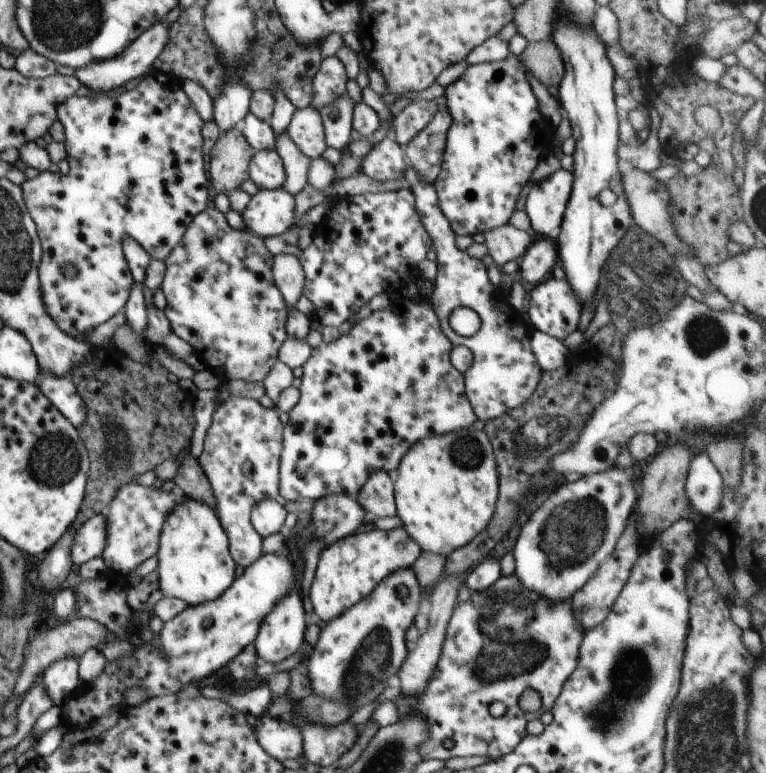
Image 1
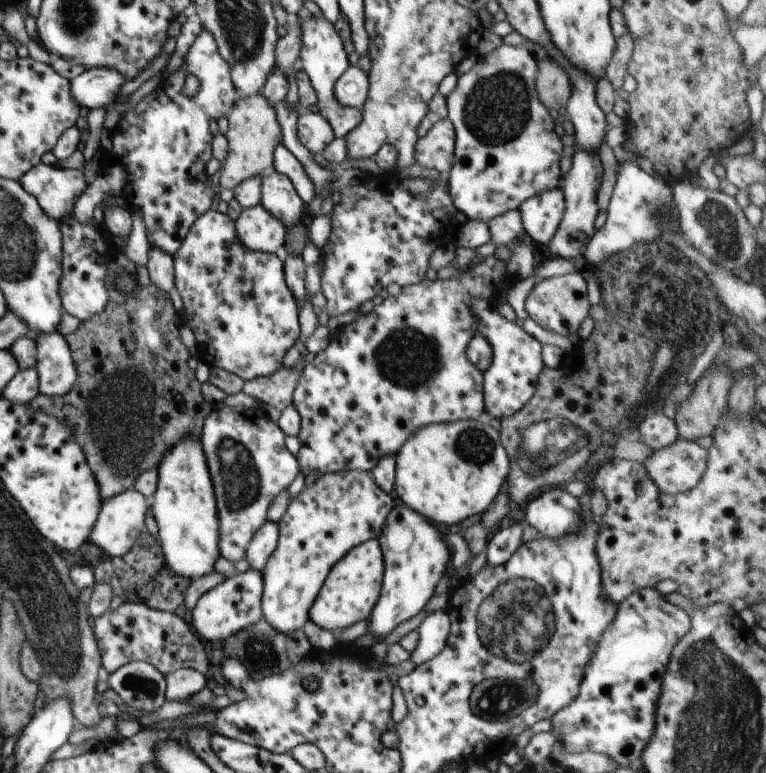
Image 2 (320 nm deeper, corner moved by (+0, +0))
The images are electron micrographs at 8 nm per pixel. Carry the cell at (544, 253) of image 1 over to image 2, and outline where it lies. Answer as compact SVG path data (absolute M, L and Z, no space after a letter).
M575 150L572 160L572 168L566 176L563 177L562 190L565 199L565 212L554 234L552 240L547 245L552 257L562 258L564 260L580 261L586 251L588 242L594 236L595 220L598 216L599 207L597 204L597 191L602 184L603 167L600 162L598 152L590 150Z

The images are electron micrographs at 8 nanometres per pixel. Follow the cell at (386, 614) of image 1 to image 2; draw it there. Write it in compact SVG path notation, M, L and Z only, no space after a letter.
M395 501L377 539L384 558L384 575L378 602L368 616L368 634L388 636L400 624L419 614L434 596L440 578L450 571L451 552L443 535L422 514Z

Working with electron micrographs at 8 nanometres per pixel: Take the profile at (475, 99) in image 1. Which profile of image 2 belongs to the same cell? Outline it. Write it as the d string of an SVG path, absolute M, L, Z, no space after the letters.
M502 44L502 46L496 48L486 56L479 58L476 64L471 70L468 70L466 74L461 74L458 77L456 88L452 91L452 94L446 99L448 115L447 118L452 122L455 130L455 150L454 150L454 164L450 173L445 175L448 181L449 194L452 198L452 202L457 212L460 212L466 216L466 220L482 220L482 222L488 222L496 216L506 214L510 210L516 210L522 202L528 200L532 196L538 196L546 190L554 190L554 188L562 188L563 176L560 171L560 160L563 158L564 146L560 138L560 130L557 125L554 124L555 115L550 113L541 103L536 92L536 72L538 60L532 54L532 51L527 49L526 46L512 46L508 44Z

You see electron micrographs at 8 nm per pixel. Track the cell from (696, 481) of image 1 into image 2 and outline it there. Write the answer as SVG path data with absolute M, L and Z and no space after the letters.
M677 439L671 446L653 451L643 464L664 494L681 494L698 485L706 472L708 458L709 450L696 442Z

